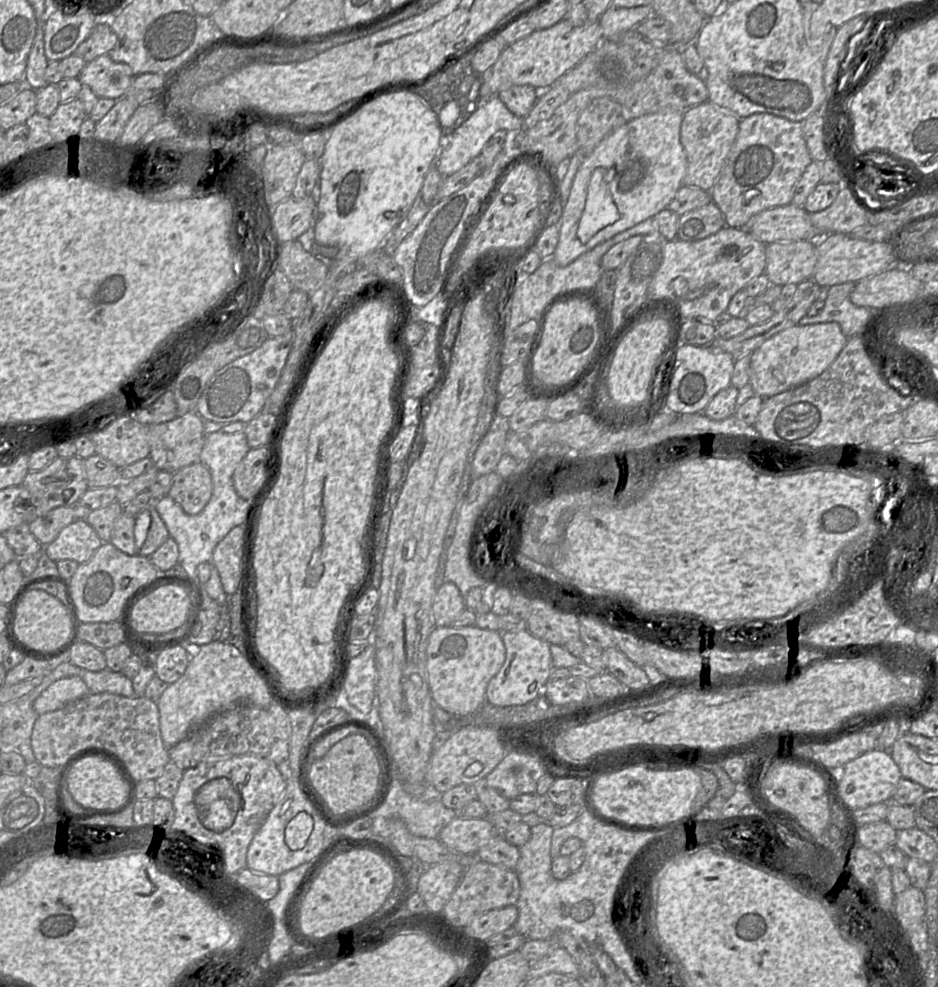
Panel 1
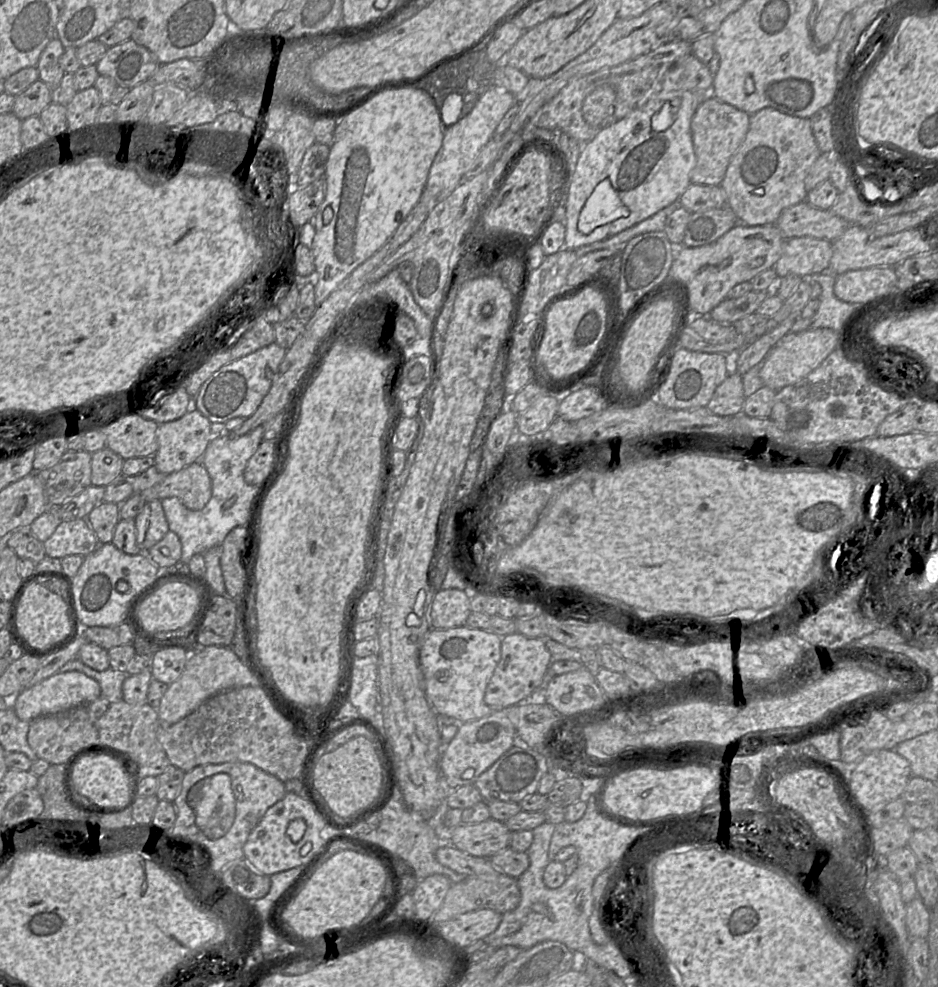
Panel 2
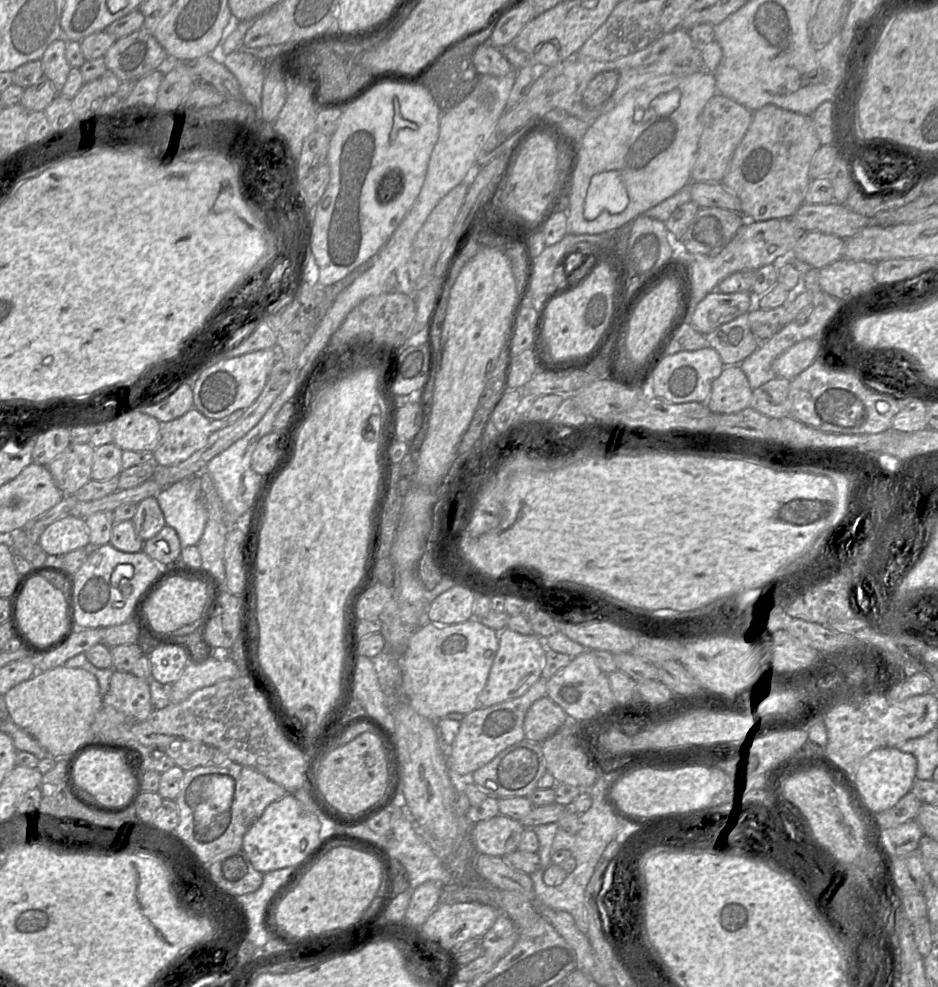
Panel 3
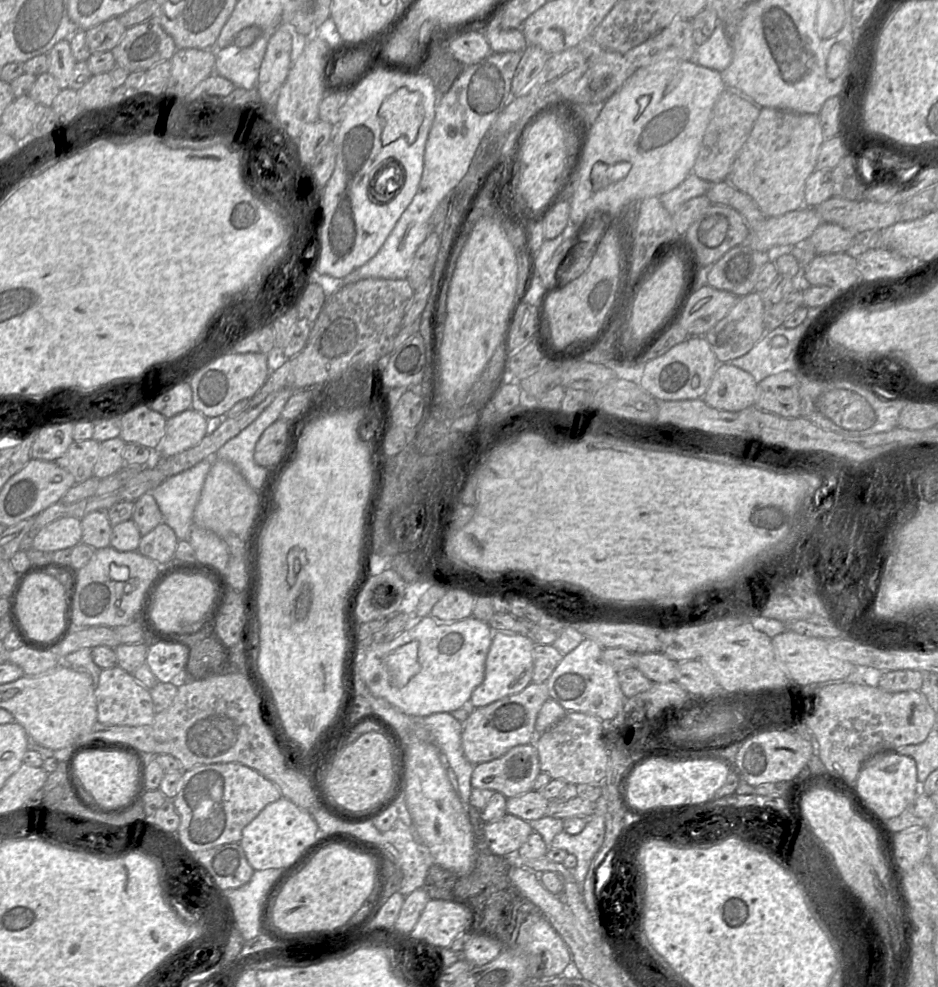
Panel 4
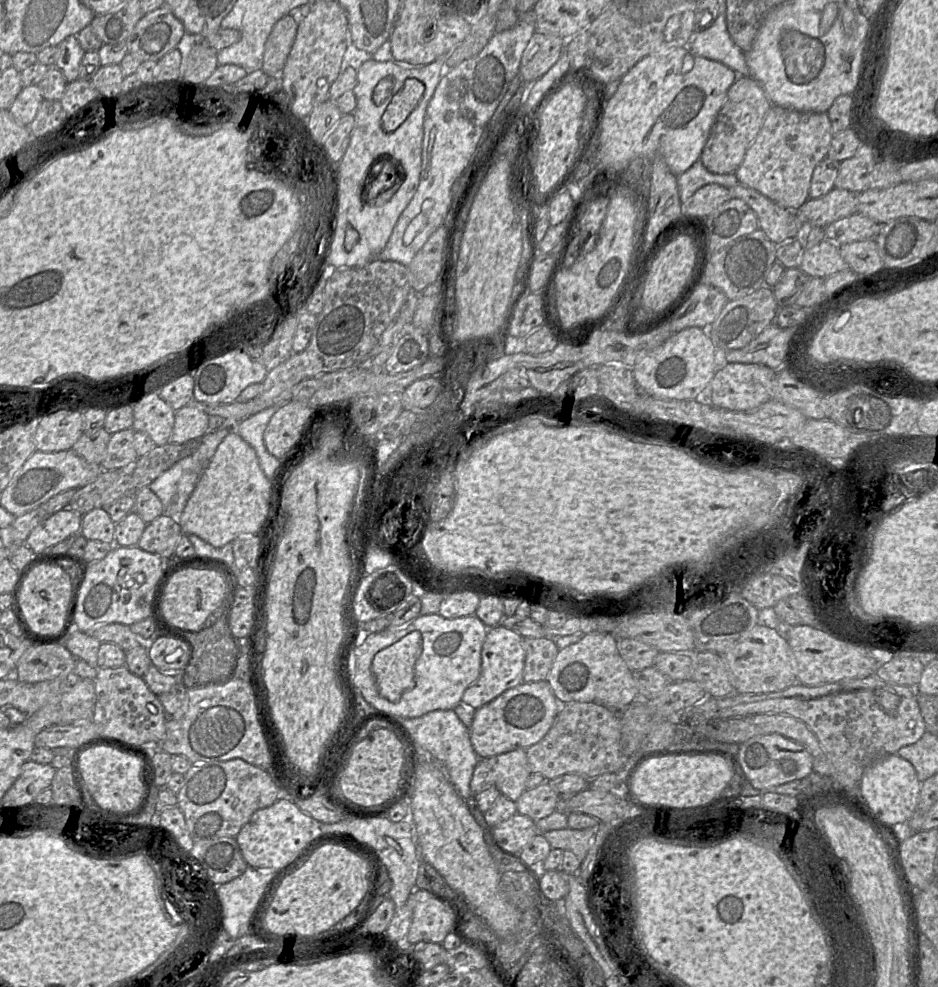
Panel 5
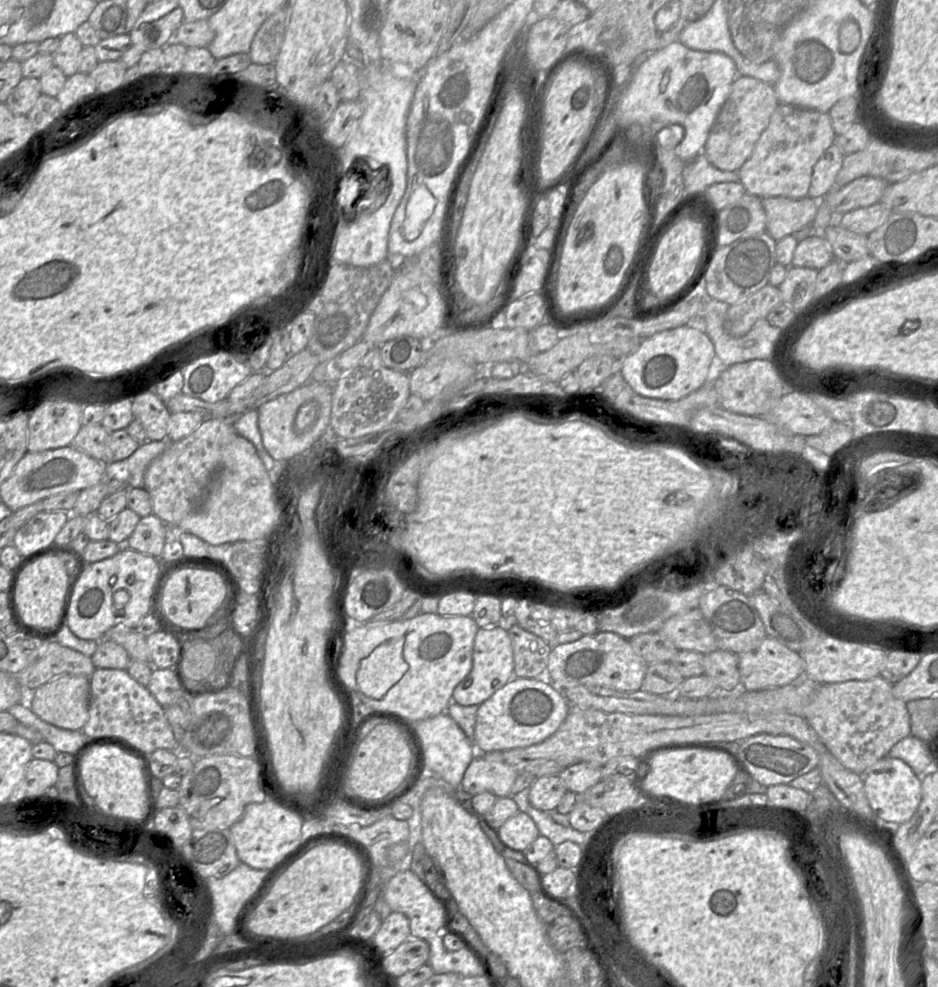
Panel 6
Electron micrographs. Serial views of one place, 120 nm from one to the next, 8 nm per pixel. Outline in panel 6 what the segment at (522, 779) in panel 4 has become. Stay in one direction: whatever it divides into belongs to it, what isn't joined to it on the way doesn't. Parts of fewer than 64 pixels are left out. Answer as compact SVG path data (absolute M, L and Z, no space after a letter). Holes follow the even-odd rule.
M477 753L464 773L461 789L471 795L491 792L497 797L511 796L511 787L518 773L513 766L505 762L488 761L483 757L483 753Z

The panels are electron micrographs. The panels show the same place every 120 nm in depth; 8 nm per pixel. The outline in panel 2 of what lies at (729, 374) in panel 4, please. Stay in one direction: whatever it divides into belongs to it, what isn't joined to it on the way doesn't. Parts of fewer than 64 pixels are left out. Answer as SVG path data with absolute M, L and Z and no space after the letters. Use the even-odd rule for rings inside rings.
M733 373L715 389L707 408L719 416L733 416L742 412L744 401L742 375Z

